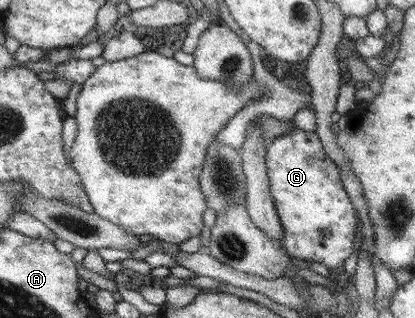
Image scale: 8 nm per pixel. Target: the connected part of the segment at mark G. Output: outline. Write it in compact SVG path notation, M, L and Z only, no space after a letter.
M294 128L266 147L269 187L285 234L287 254L320 262L330 270L342 266L354 254L356 210L343 187L342 173L324 152L318 133Z

